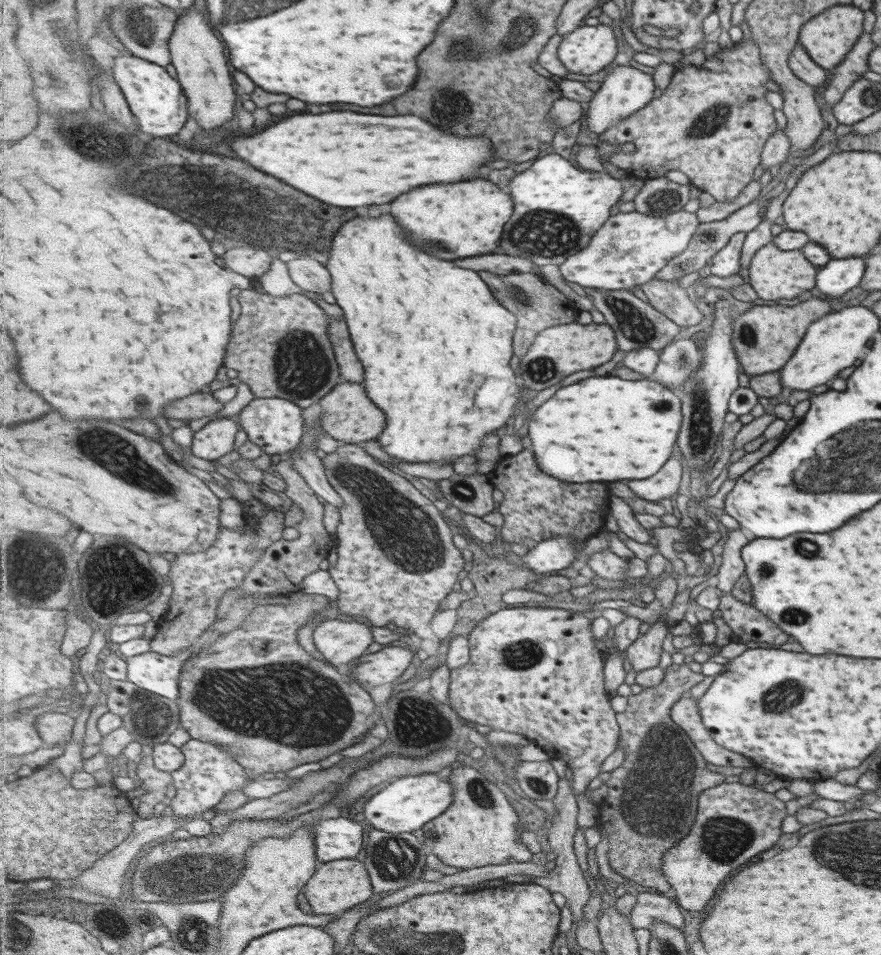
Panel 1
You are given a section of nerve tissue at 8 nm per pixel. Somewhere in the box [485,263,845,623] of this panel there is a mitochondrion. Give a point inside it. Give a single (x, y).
(701, 423)

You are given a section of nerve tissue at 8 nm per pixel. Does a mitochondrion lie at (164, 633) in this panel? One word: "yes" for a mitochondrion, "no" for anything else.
no

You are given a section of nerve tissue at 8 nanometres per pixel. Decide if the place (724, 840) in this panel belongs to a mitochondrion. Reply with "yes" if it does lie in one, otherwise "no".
yes

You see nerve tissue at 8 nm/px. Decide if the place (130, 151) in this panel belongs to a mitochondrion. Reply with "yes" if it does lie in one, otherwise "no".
yes

